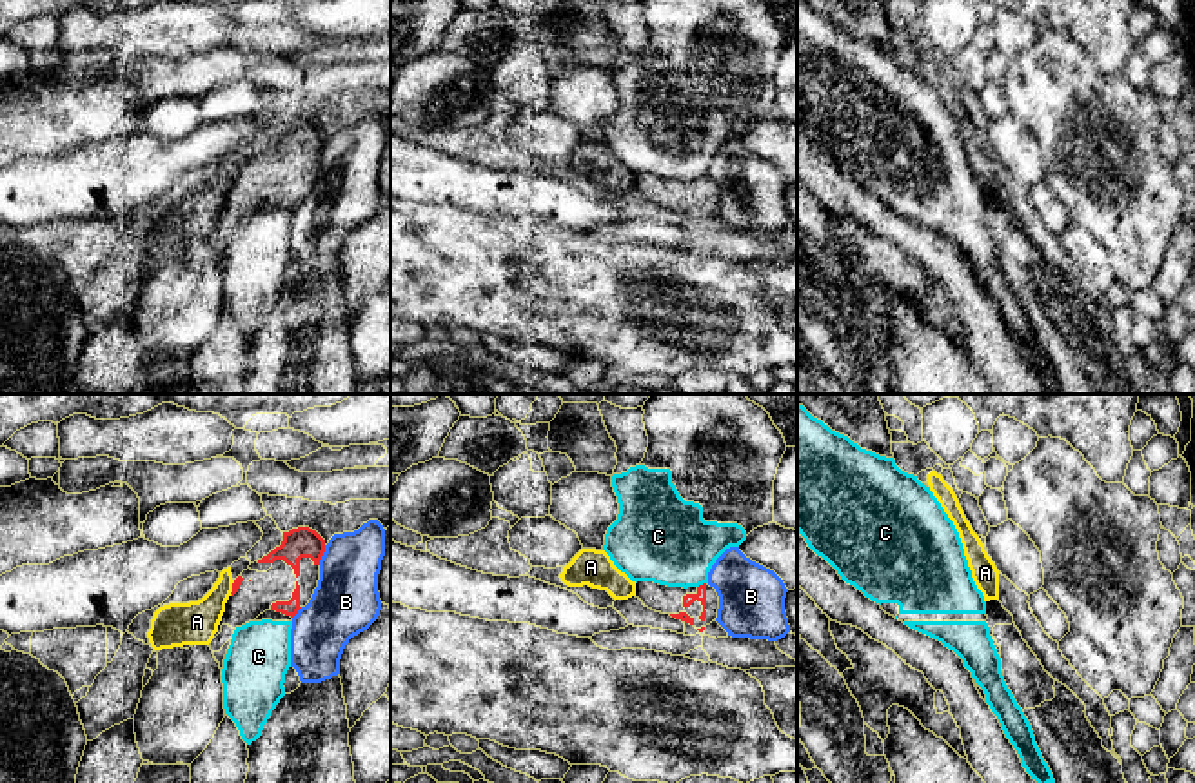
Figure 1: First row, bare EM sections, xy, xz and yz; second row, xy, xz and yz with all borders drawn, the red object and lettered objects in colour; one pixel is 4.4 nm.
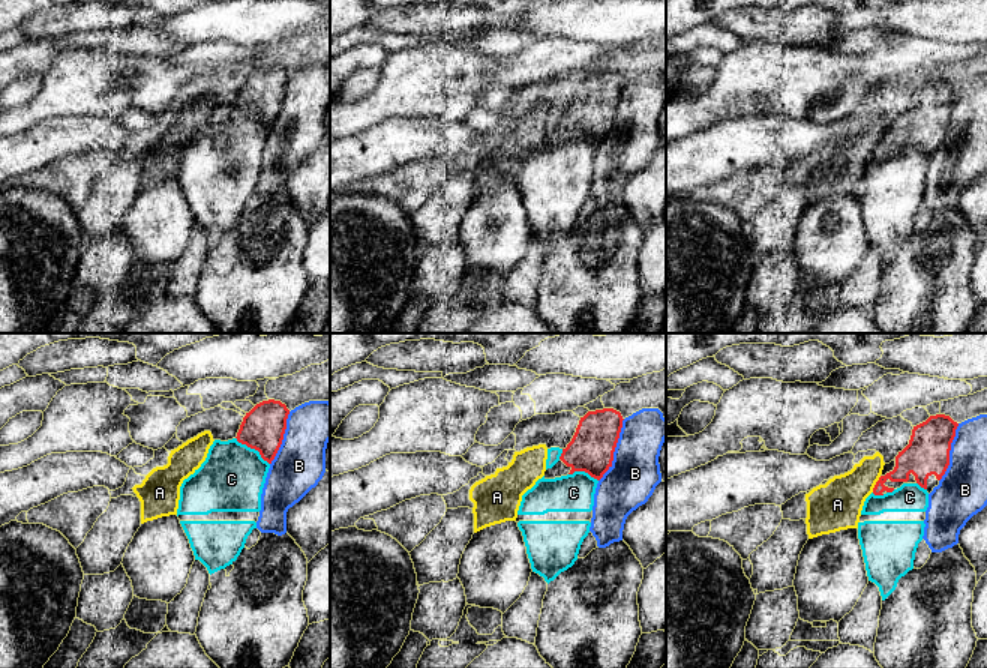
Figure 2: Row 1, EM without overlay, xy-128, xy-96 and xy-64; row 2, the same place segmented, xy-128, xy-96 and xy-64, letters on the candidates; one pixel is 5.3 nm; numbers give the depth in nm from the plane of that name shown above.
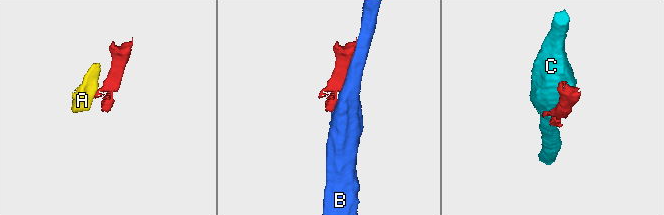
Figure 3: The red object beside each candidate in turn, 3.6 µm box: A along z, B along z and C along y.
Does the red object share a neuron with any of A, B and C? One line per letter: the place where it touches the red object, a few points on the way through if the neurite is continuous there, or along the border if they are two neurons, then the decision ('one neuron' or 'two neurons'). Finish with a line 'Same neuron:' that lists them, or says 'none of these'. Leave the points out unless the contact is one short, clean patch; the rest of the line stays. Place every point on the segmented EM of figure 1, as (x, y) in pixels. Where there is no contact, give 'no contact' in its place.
A: contact xy (233, 587); border xy (235, 580), (229, 593); two neurons
B: contact xy (322, 555); two neurons
C: contact xz (703, 584); two neurons
Same neuron: none of these

